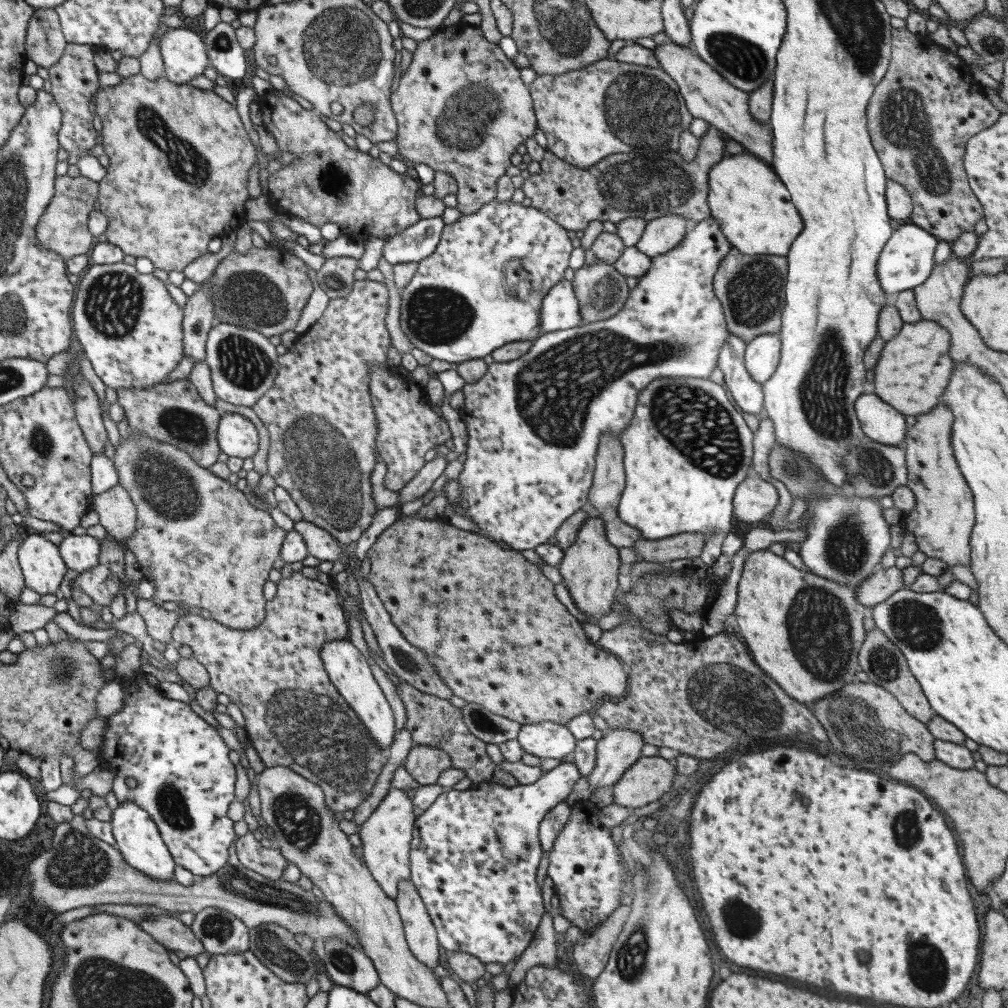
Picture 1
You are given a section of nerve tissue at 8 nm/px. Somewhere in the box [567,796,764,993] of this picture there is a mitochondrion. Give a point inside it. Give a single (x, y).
(631, 960)

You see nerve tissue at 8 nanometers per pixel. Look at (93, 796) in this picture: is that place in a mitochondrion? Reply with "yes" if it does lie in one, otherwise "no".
no

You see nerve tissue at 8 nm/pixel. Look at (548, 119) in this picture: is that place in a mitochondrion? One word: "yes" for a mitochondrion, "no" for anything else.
no

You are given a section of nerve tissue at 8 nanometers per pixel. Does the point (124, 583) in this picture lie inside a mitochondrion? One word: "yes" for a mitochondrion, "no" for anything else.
no

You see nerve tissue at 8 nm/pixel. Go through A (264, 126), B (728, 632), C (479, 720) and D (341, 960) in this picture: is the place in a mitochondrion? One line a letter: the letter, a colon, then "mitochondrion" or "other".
A: other
B: other
C: mitochondrion
D: mitochondrion

